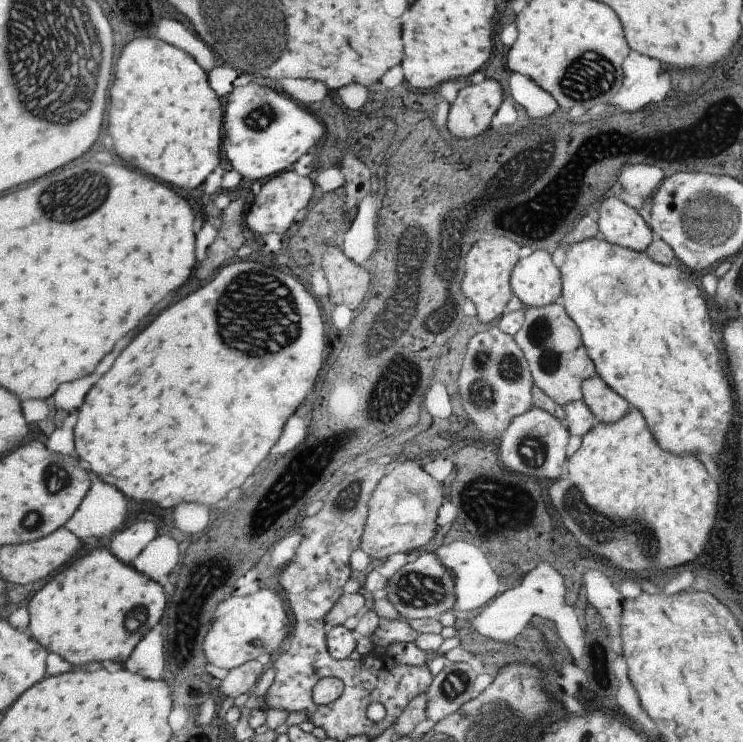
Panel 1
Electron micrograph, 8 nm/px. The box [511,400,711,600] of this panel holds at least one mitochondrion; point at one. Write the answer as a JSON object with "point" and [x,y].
{"point":[573,502]}

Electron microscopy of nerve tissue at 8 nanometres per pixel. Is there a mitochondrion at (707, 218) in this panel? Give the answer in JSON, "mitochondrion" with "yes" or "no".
{"mitochondrion":"yes"}

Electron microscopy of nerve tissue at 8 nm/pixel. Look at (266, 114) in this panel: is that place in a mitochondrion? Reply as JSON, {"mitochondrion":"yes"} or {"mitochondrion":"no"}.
{"mitochondrion":"yes"}

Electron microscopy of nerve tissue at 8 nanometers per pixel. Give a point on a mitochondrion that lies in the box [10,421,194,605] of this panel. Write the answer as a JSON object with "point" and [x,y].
{"point":[57,477]}

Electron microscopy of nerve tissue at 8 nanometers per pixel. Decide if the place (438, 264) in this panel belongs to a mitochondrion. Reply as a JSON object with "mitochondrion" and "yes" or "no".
{"mitochondrion":"yes"}

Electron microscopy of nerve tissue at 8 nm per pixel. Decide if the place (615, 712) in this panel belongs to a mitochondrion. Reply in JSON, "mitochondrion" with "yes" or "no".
{"mitochondrion":"no"}

